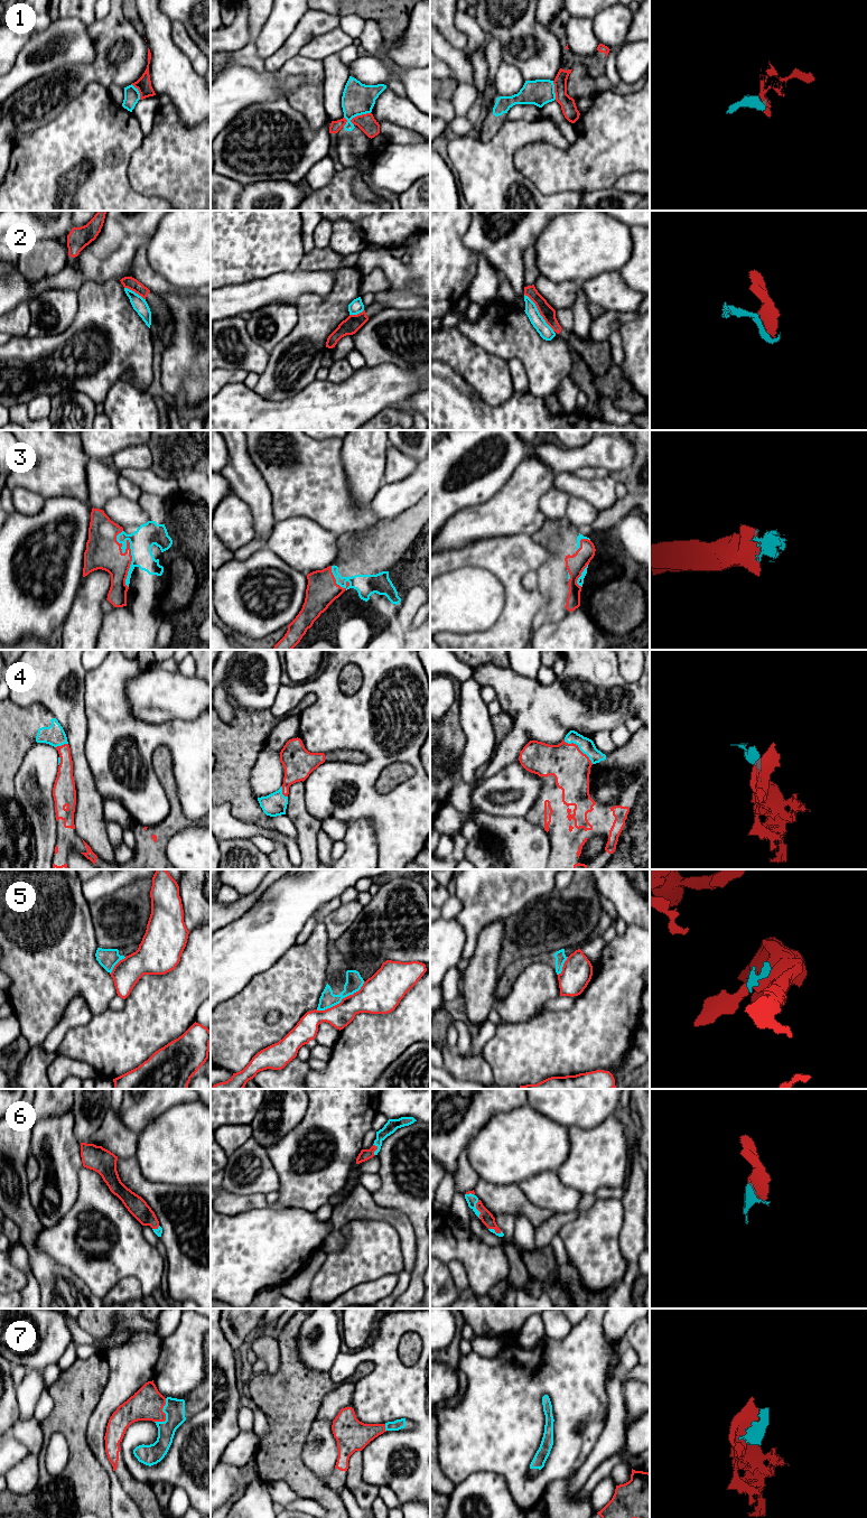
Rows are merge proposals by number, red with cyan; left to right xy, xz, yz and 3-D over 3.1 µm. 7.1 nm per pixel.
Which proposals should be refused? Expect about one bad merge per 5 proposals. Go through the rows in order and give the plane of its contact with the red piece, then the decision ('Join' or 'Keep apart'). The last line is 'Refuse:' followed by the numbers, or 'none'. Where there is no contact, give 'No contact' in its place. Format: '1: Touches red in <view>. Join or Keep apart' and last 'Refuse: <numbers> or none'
1: Touches red in xz. Keep apart
2: Touches red in yz. Keep apart
3: Touches red in xy. Join
4: Touches red in yz. Join
5: Touches red in xz. Keep apart
6: Touches red in yz. Join
7: Touches red in xy. Join
Refuse: 1, 2, 5

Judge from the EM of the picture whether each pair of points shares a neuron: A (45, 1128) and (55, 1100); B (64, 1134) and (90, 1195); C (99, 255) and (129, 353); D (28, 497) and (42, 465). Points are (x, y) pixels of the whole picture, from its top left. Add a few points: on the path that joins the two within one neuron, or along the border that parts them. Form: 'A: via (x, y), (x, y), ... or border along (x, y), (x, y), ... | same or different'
A: border along (71, 1109), (59, 1115), (44, 1116), (39, 1120) | different
B: border along (83, 1166), (78, 1173), (78, 1193), (76, 1195) | different
C: border along (119, 279), (103, 282), (85, 281), (81, 287) | different
D: border along (11, 489), (24, 486), (39, 493), (45, 499) | different

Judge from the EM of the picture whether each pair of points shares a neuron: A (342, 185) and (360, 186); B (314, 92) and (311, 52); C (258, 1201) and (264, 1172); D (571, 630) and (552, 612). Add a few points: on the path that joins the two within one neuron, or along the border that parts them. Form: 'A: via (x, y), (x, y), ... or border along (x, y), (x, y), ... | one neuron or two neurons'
A: border along (353, 184), (353, 191), (357, 198) | two neurons
B: border along (298, 54), (322, 61) | two neurons
C: border along (234, 1192), (261, 1193), (263, 1195) | two neurons
D: border along (557, 616), (547, 620) | two neurons

